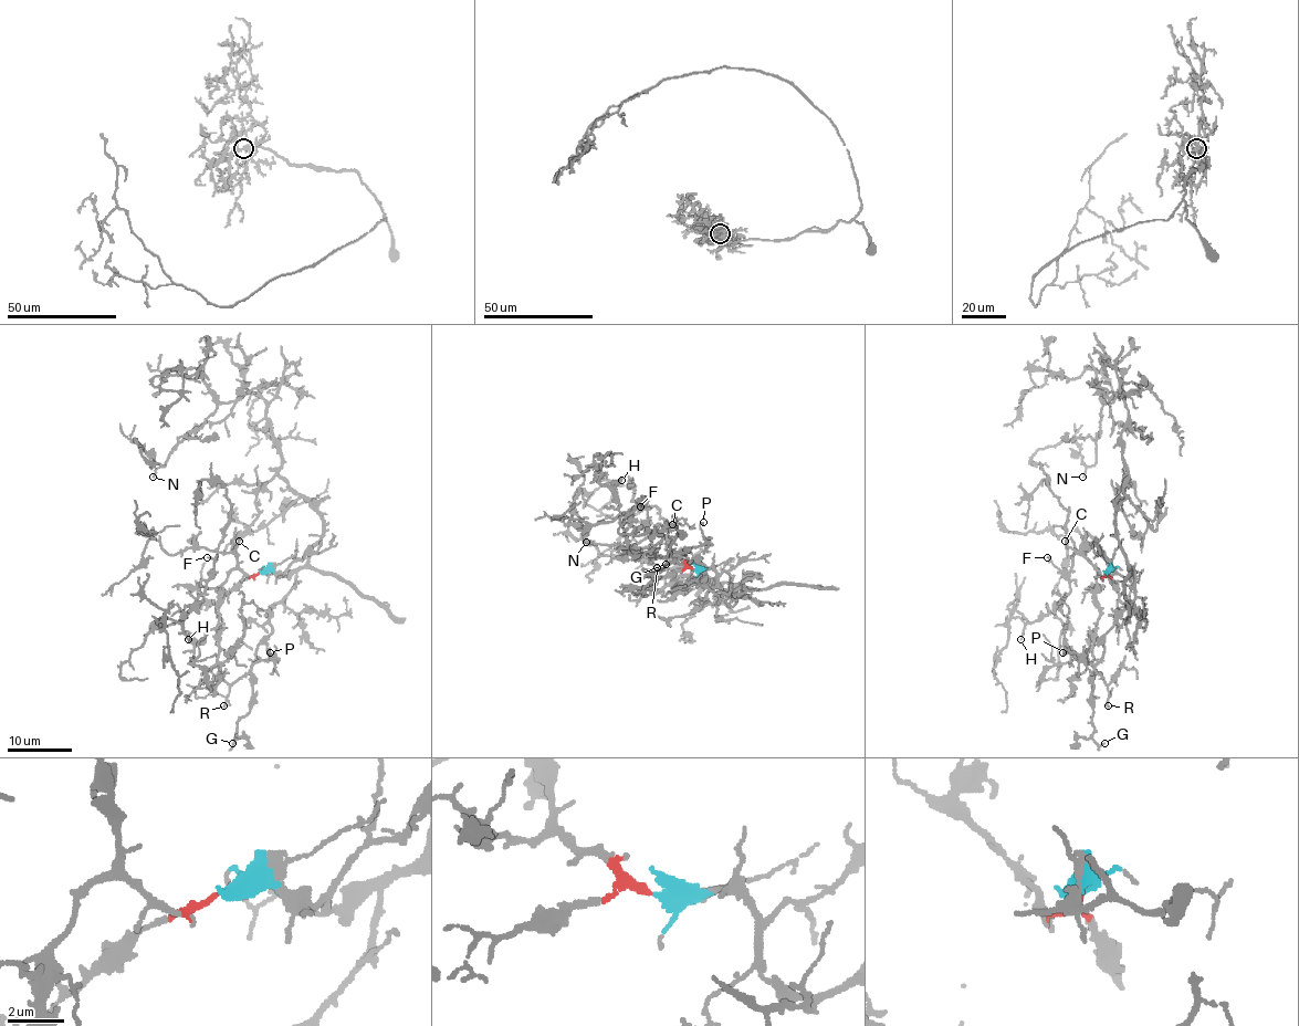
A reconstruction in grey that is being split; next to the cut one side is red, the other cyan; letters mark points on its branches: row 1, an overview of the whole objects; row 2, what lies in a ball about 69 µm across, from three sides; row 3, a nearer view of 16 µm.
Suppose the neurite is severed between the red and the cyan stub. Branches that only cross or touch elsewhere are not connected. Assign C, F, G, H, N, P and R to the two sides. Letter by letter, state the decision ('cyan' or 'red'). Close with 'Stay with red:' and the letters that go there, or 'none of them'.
C: red
F: red
G: cyan
H: red
N: cyan
P: cyan
R: cyan
Stay with red: C, F, H

